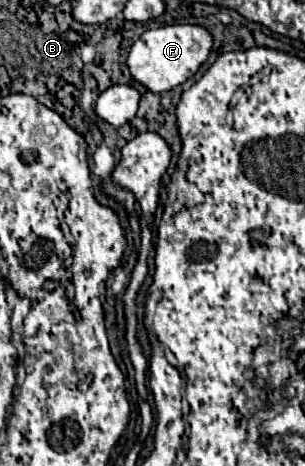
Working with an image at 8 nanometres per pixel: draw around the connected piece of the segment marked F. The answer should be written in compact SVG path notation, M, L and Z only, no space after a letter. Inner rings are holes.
M162 26L158 30L146 30L132 46L128 56L128 68L132 78L144 84L150 92L166 92L192 78L198 68L208 60L212 50L212 34L202 26Z

